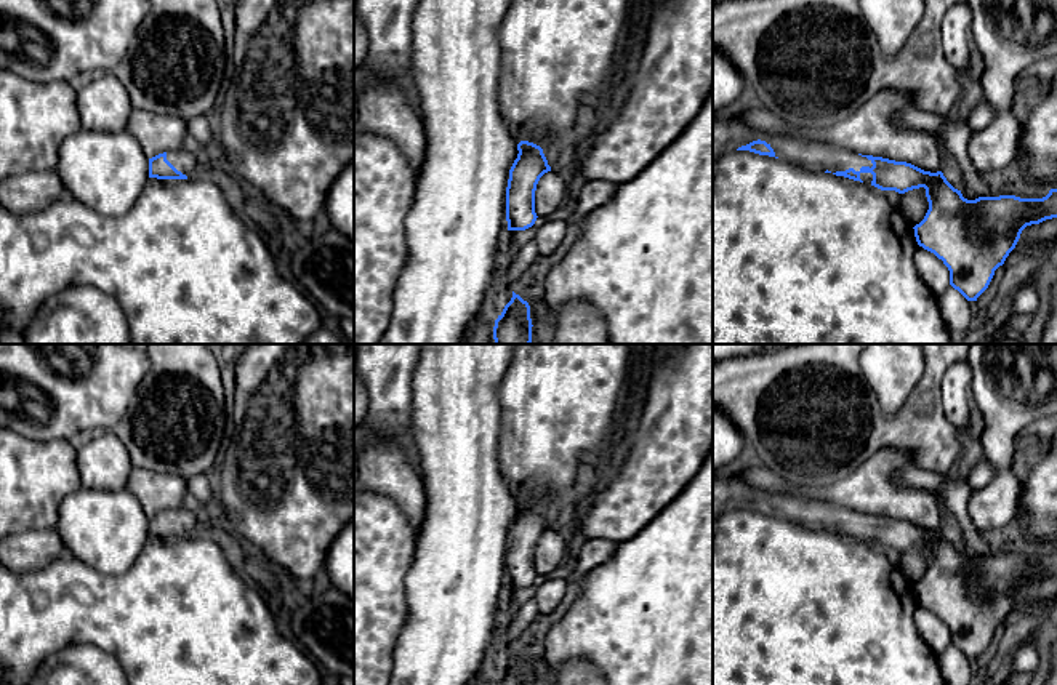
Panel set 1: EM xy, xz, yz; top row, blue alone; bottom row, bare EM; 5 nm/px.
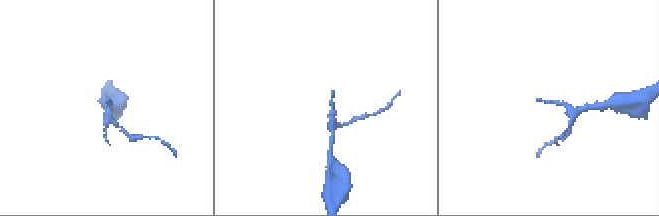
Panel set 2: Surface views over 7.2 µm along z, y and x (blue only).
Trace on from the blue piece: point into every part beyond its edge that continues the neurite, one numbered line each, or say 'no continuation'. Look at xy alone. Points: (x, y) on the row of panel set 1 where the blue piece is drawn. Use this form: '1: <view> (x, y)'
1: xy (183, 160)

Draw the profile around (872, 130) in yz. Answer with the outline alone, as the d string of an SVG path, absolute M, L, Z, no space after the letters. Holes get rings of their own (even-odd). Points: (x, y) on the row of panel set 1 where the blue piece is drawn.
M884 91L850 117L826 128L791 126L754 102L737 120L759 131L818 141L862 155L906 162L924 171L937 173L942 163L942 141L927 131L900 128L895 123L895 115L910 107L914 107L910 94Z

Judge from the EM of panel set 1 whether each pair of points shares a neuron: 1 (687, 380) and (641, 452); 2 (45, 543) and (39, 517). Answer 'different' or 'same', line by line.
1: same
2: different

